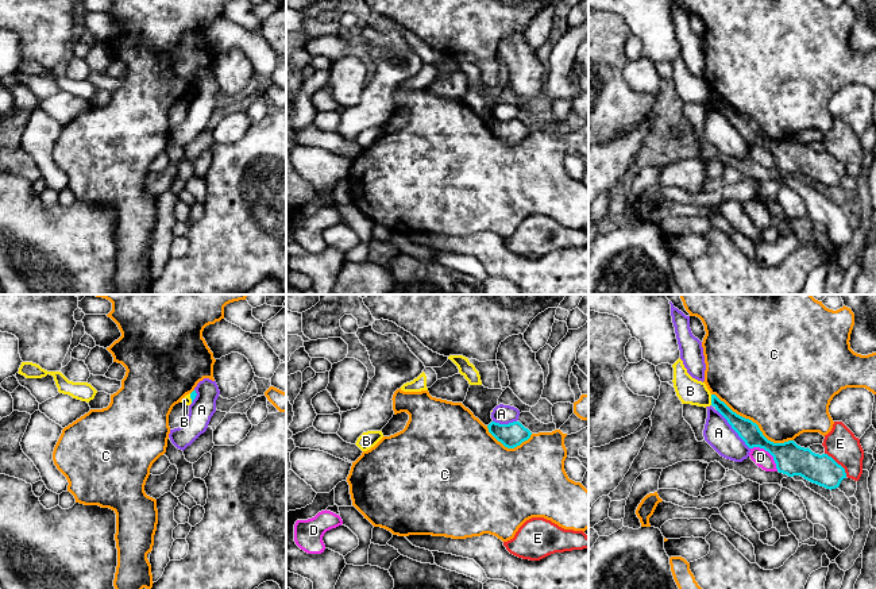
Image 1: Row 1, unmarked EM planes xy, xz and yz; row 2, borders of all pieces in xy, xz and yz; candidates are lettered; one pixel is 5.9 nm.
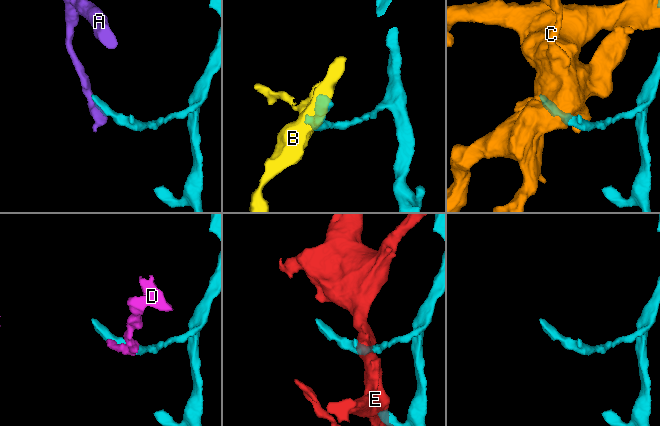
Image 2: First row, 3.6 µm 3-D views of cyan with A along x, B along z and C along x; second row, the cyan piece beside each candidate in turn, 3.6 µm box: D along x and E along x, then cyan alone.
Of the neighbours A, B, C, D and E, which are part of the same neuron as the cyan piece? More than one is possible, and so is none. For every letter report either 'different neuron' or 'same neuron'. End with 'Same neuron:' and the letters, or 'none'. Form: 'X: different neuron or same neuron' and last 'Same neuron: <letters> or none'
A: different neuron
B: different neuron
C: different neuron
D: different neuron
E: different neuron
Same neuron: none

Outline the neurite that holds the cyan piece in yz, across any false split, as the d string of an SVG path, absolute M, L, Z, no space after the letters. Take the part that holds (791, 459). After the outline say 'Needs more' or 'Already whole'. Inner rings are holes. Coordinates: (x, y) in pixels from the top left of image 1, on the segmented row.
M711 394L711 405L728 420L749 449L760 447L768 451L773 457L779 473L788 477L800 476L830 490L838 488L846 478L845 469L827 454L815 454L809 447L798 446L794 440L784 443L768 440L756 423L733 412L715 394Z. Already whole

